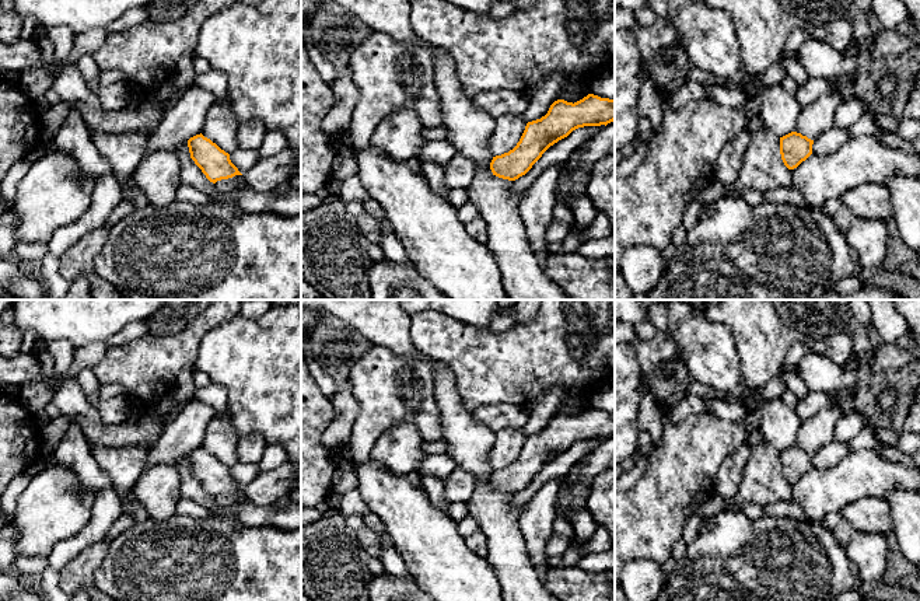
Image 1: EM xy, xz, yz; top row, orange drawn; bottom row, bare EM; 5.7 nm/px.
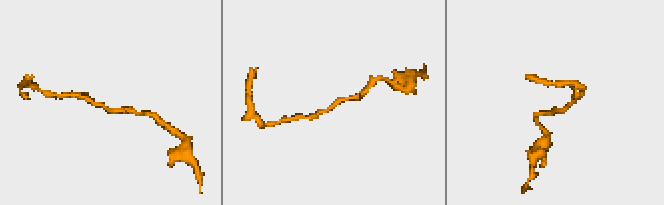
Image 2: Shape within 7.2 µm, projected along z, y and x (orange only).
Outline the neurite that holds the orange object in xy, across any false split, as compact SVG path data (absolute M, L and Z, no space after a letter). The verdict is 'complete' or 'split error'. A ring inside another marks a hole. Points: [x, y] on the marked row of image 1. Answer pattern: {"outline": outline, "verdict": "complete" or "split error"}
{"outline": "M202 133L188 140L190 158L202 170L206 178L216 184L221 179L228 179L235 175L242 175L231 163L230 154L221 150L210 139Z", "verdict": "complete"}

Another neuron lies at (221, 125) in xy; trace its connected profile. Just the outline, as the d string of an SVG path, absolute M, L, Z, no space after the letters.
M227 95L223 99L216 99L210 106L202 134L216 143L221 150L231 154L239 150L237 143L239 123Z

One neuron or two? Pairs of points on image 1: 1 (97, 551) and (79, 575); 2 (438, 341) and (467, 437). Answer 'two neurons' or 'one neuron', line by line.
1: one neuron
2: two neurons

